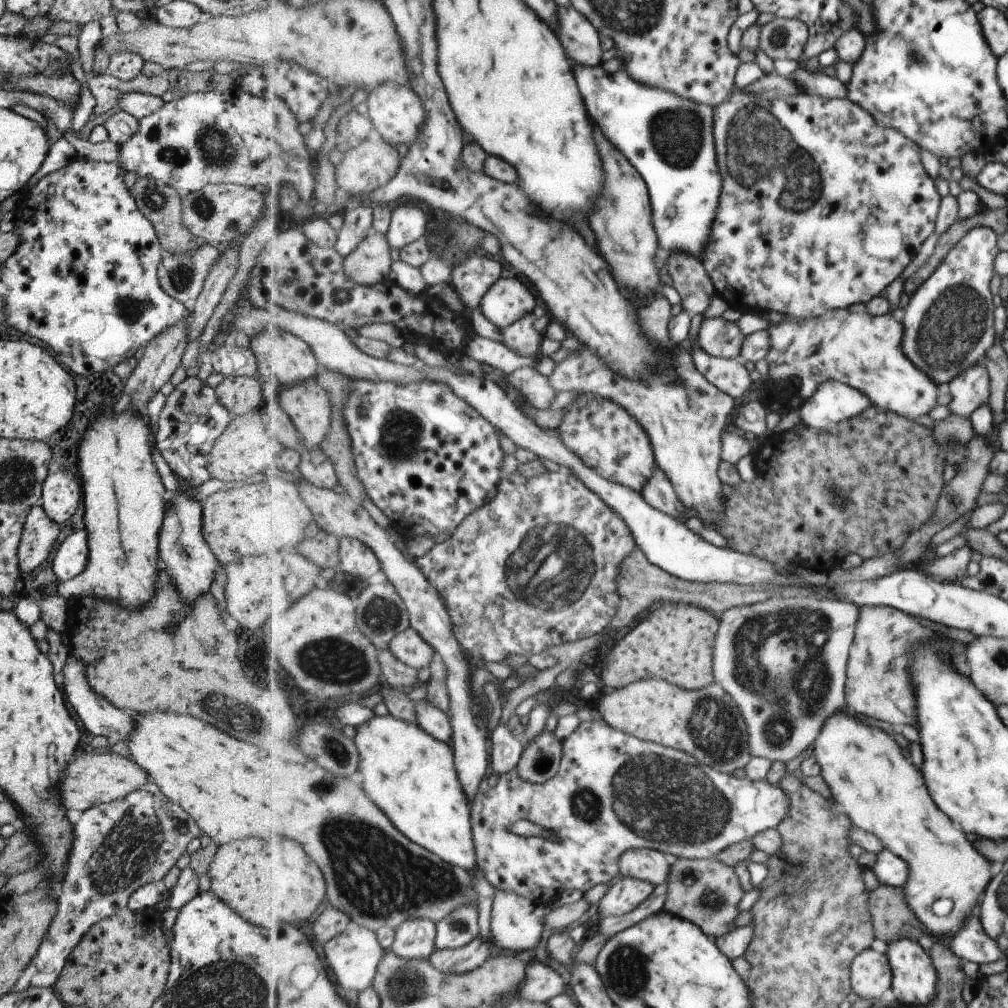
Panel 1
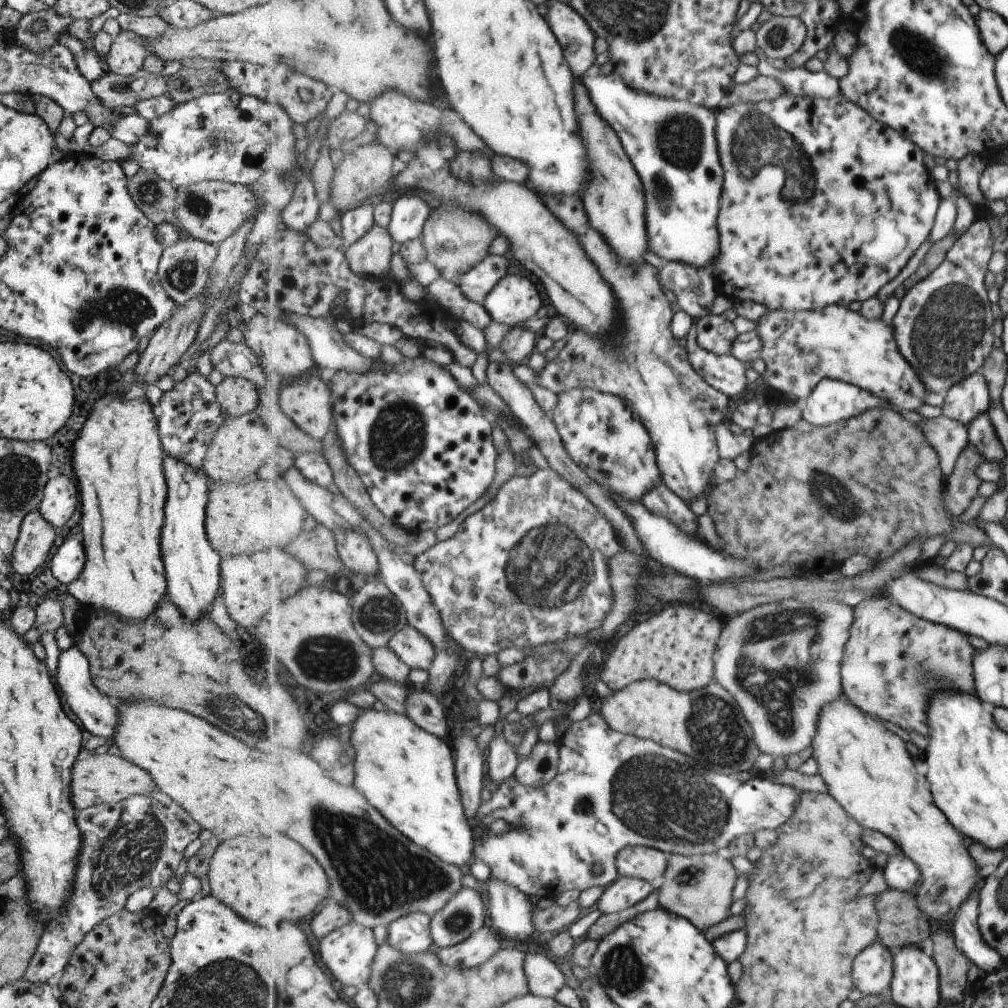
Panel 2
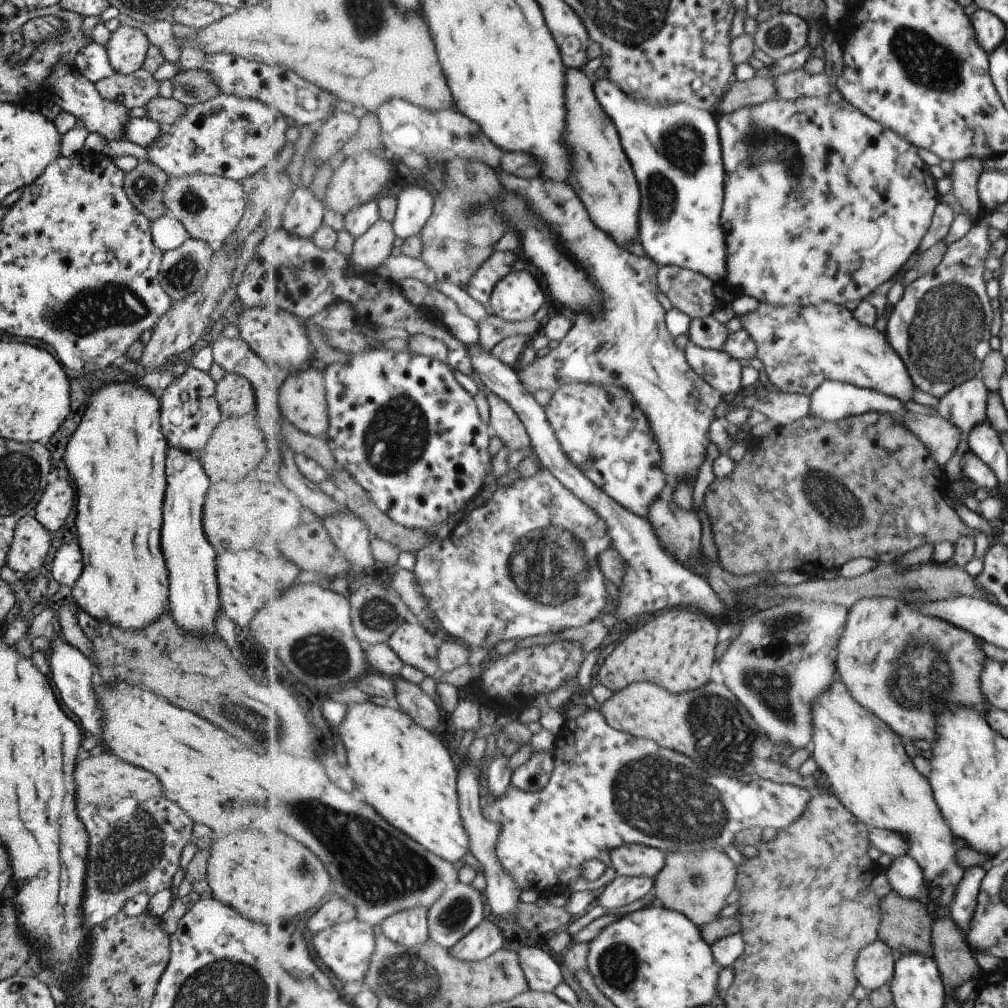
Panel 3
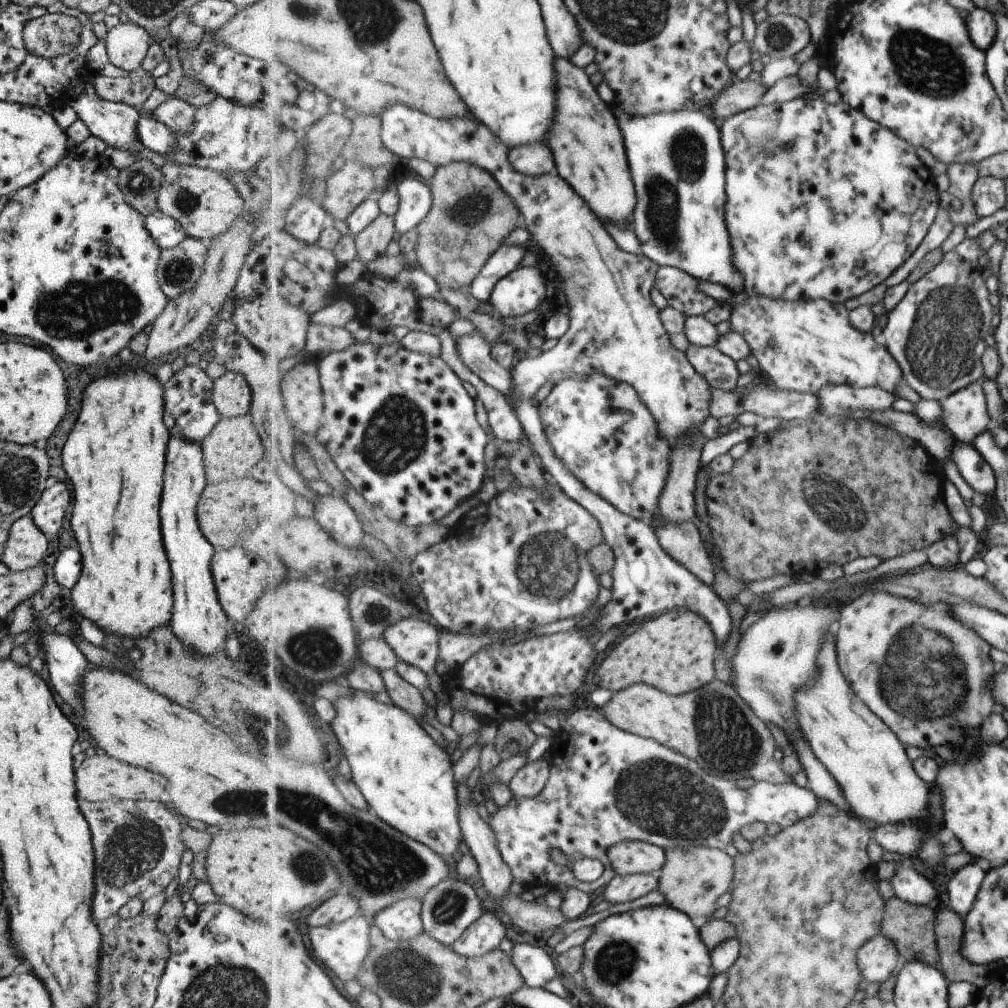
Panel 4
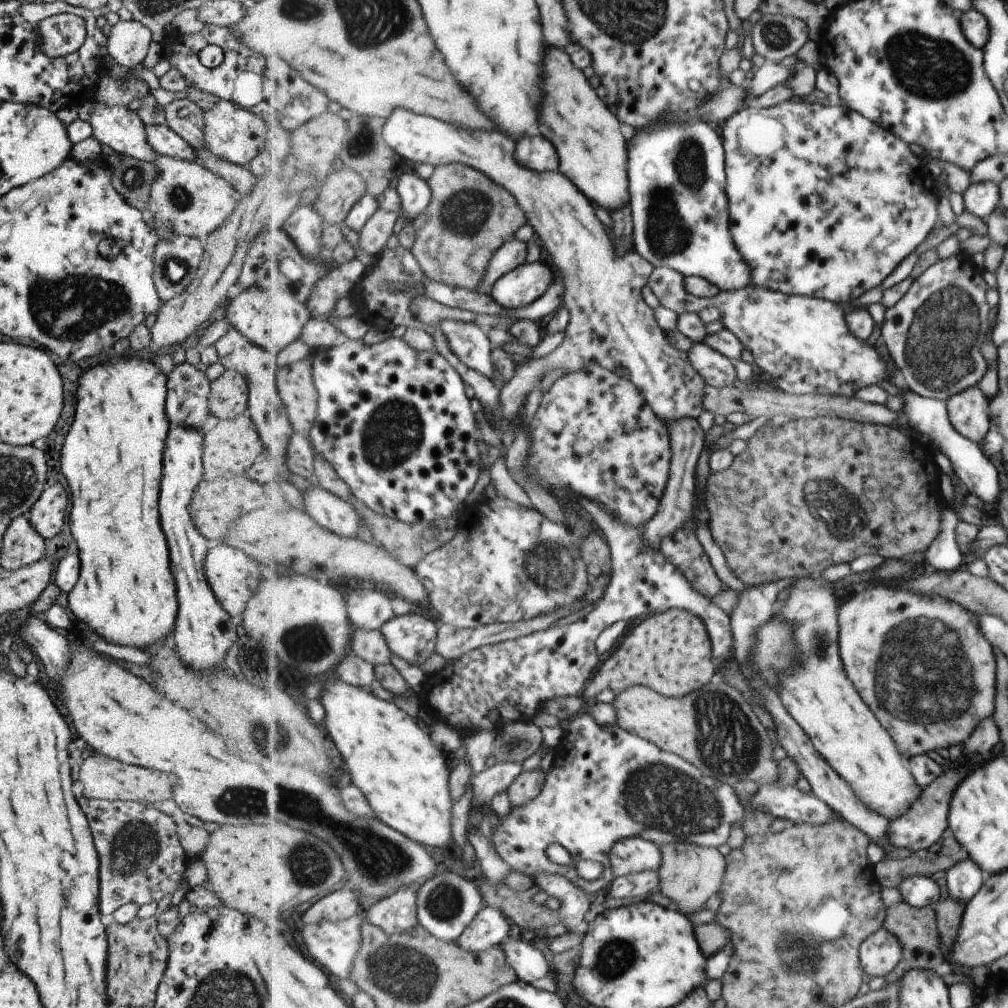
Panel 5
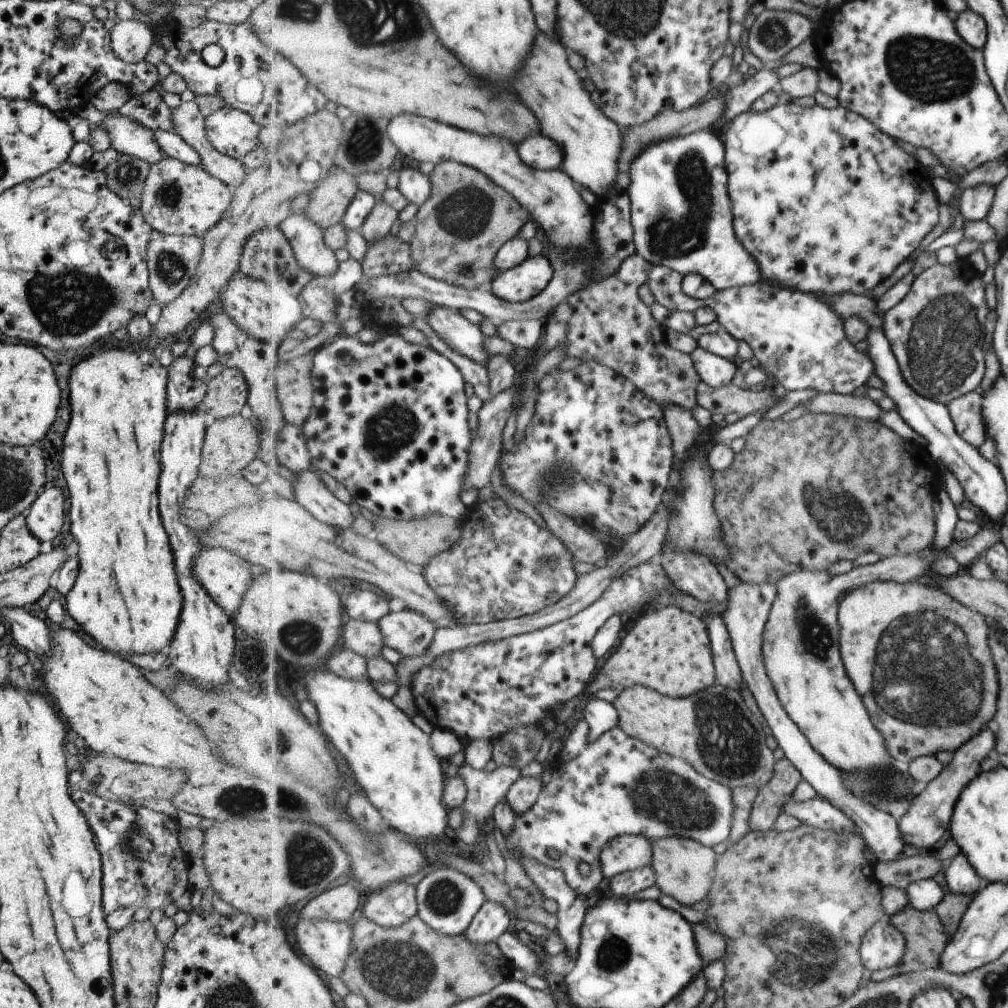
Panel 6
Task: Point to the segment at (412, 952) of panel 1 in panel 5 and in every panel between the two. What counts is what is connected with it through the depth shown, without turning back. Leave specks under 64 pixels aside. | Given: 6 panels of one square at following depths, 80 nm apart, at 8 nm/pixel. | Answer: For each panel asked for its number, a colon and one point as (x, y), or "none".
2: (411, 934)
3: (409, 928)
4: (402, 920)
5: (398, 912)

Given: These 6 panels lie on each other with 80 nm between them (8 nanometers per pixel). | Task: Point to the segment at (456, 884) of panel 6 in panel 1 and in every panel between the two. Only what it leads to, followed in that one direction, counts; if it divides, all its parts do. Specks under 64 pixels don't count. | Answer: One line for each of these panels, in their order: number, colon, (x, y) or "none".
1: (457, 929)
2: (465, 913)
3: (460, 908)
4: (450, 908)
5: (448, 903)

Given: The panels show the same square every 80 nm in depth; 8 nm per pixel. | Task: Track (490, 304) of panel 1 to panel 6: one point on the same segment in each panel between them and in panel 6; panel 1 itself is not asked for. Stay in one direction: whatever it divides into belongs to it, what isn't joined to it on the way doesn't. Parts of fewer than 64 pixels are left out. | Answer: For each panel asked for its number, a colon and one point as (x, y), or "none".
2: (515, 299)
3: (519, 296)
4: (523, 291)
5: (520, 287)
6: (529, 278)

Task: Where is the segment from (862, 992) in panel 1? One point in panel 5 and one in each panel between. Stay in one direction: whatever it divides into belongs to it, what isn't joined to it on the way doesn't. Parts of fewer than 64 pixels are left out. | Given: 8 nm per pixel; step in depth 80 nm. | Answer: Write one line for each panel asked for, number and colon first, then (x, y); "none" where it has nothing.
2: (873, 971)
3: (876, 966)
4: (878, 959)
5: (882, 951)

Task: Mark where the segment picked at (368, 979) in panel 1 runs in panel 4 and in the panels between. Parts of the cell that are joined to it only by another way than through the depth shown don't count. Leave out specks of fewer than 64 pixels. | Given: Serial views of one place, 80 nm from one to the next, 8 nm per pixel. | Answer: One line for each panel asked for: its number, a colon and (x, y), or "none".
2: (349, 953)
3: (347, 949)
4: (343, 947)

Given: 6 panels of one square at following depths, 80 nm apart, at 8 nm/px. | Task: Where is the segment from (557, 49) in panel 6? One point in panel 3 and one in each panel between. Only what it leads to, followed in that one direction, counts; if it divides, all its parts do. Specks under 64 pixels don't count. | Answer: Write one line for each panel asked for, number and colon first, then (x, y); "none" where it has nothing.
3: (602, 175)
4: (588, 143)
5: (594, 153)

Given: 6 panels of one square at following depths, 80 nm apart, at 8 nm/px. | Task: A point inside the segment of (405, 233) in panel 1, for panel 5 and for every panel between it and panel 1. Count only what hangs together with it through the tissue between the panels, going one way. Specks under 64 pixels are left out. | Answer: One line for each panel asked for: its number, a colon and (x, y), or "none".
2: (411, 212)
3: (415, 204)
4: (416, 199)
5: (416, 194)

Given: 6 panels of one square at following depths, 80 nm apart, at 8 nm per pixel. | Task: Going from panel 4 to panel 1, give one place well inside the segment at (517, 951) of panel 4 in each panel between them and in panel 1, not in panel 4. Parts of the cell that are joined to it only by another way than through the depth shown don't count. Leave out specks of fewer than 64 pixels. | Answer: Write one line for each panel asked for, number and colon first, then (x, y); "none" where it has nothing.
1: (543, 983)
2: (545, 978)
3: (544, 974)

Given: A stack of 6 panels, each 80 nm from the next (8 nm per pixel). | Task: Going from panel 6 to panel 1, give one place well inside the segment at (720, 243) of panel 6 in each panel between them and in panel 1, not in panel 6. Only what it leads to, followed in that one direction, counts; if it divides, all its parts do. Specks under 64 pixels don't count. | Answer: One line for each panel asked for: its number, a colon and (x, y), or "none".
1: (655, 128)
2: (673, 144)
3: (676, 150)
4: (680, 221)
5: (678, 182)

